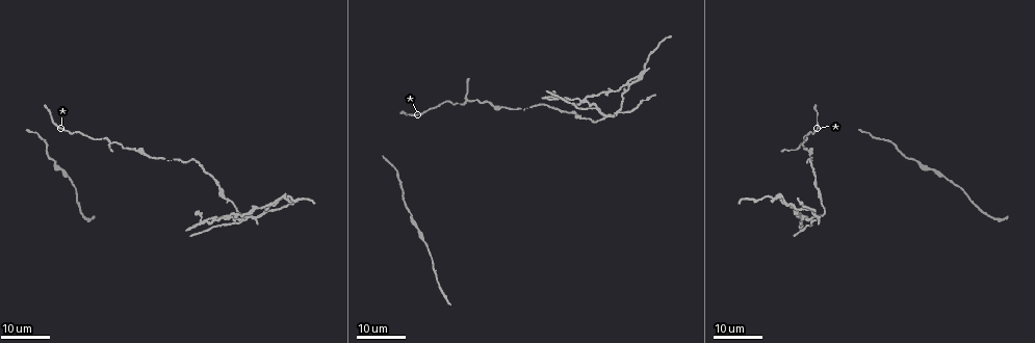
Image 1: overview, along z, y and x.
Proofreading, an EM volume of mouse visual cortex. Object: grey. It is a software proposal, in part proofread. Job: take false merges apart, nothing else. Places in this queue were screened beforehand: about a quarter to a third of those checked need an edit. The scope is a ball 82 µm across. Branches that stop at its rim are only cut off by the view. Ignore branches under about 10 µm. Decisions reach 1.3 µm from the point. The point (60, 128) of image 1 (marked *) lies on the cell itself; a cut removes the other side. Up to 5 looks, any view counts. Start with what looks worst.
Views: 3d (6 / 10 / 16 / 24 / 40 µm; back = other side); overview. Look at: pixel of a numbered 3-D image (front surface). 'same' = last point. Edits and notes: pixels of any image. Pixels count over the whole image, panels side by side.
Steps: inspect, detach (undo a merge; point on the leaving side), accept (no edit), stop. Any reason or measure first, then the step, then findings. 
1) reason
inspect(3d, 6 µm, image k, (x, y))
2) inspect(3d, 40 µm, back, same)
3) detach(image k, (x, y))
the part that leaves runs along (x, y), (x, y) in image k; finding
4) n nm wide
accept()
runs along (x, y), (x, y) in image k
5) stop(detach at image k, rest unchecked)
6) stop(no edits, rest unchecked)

arms run side by side
inspect(3d, 16 µm, image 1, (602, 119))

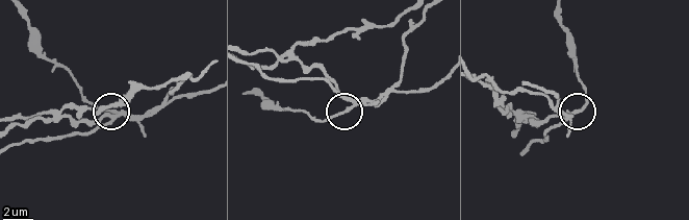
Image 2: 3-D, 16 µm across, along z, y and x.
inspect(3d, 6 µm, image 2, (572, 113))

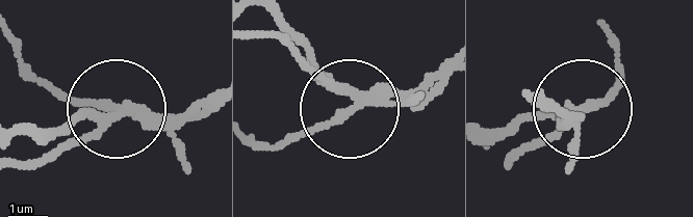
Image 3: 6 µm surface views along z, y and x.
inspect(3d, 6 µm, back, image 3, (583, 109))

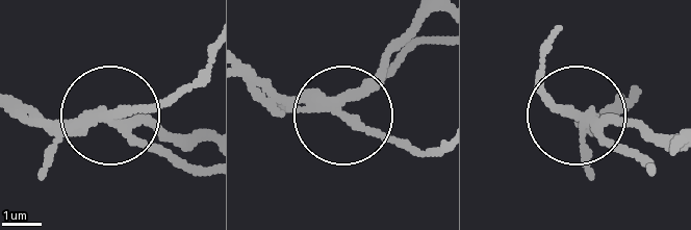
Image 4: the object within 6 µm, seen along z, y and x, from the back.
side arm 15 µm
detach(image 4, (30, 105))
the part that leaves runs along (79, 118), (13, 108) in image 4; two cells meet here

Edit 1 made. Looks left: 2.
thick turns thin
inspect(3d, 24 µm, image 1, (467, 100))

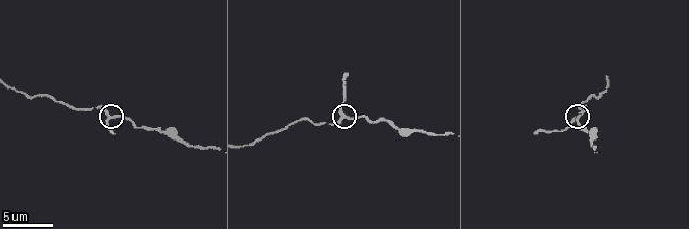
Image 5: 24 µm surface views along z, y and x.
closer look
inspect(3d, 10 µm, image 5, (347, 116))

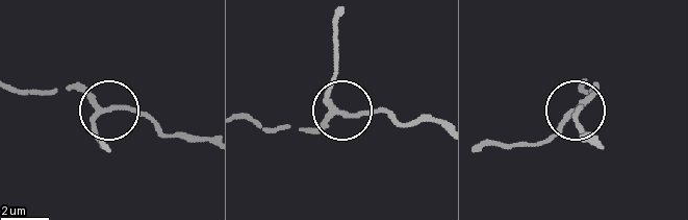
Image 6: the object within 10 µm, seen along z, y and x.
3 arms
accept()
runs along (14, 88), (73, 87), (103, 108), (133, 110), (160, 126) in image 6; continuous, no second cell

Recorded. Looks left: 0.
stop(detach at image 4, rest unchecked)

